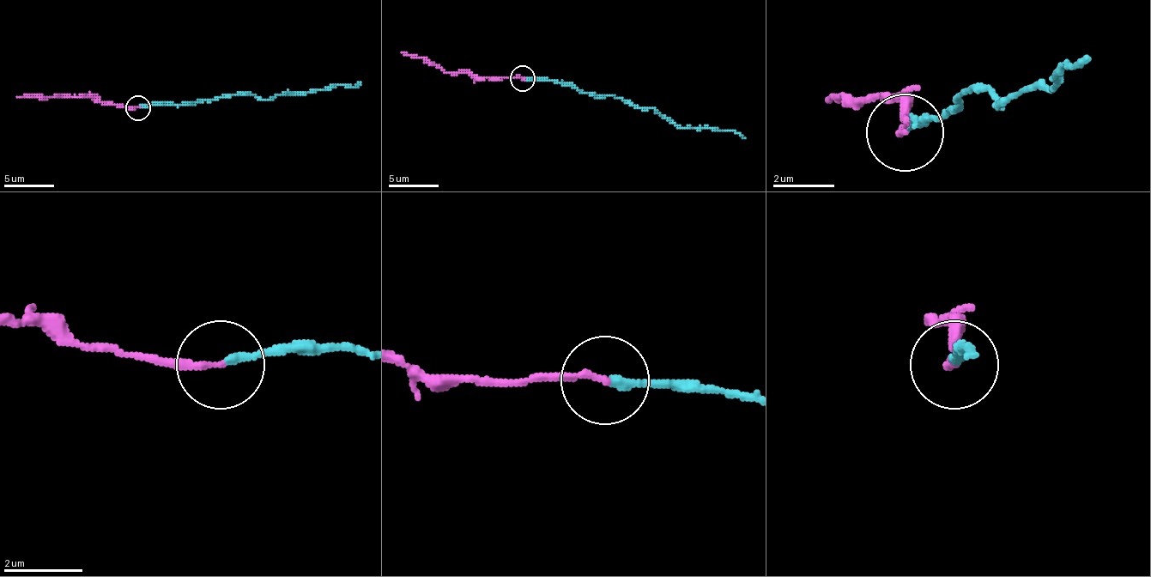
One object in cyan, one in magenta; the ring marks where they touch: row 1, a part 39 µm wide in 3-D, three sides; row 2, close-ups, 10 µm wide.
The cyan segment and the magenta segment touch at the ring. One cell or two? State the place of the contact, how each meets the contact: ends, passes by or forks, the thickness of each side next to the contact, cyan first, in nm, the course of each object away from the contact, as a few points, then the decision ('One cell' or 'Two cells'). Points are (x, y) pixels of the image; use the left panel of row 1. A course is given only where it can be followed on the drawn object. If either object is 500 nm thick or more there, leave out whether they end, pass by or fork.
Place: (138, 107). At the ring cyan ends. At the ring magenta ends. Thickness 220 nm (cyan) against 180 nm. Course of cyan: (140, 107), (187, 105), (238, 94), (270, 100), (298, 92), (330, 89), (337, 84), (355, 87), (360, 81). Course of magenta: (137, 107), (102, 105), (89, 97), (17, 97). Two cells

